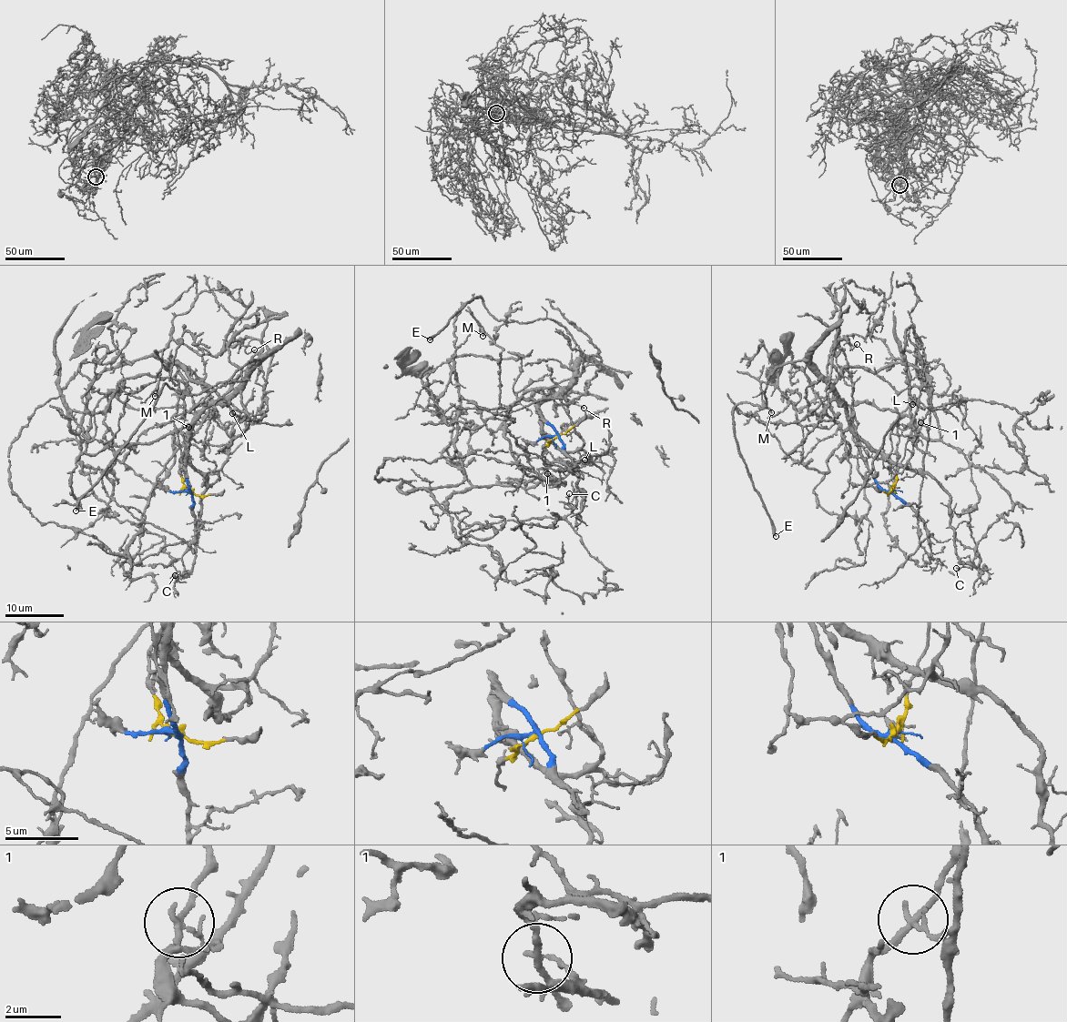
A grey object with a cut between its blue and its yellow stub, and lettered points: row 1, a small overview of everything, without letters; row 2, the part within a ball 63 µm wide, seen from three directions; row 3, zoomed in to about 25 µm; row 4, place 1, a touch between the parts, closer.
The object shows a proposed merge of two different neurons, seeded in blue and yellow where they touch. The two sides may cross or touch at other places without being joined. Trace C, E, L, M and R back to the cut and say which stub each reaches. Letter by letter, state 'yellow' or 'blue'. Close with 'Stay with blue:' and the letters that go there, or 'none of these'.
C: blue
E: blue
L: yellow
M: yellow
R: blue
Stay with blue: C, E, R

